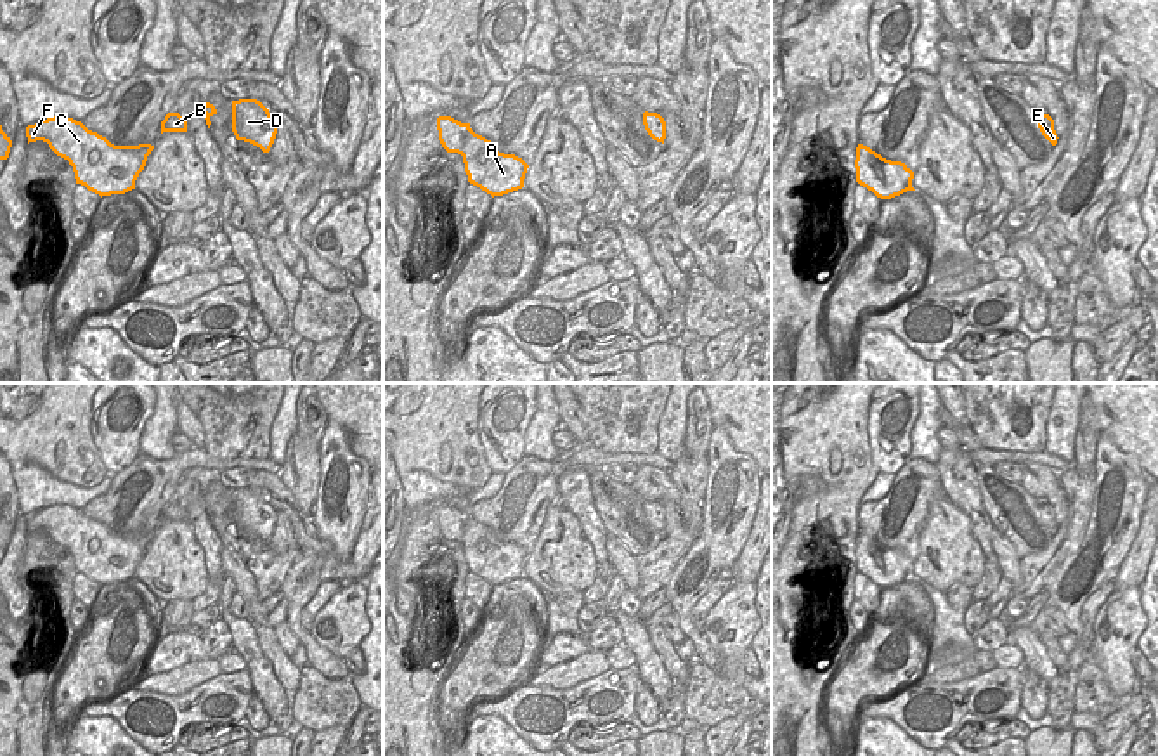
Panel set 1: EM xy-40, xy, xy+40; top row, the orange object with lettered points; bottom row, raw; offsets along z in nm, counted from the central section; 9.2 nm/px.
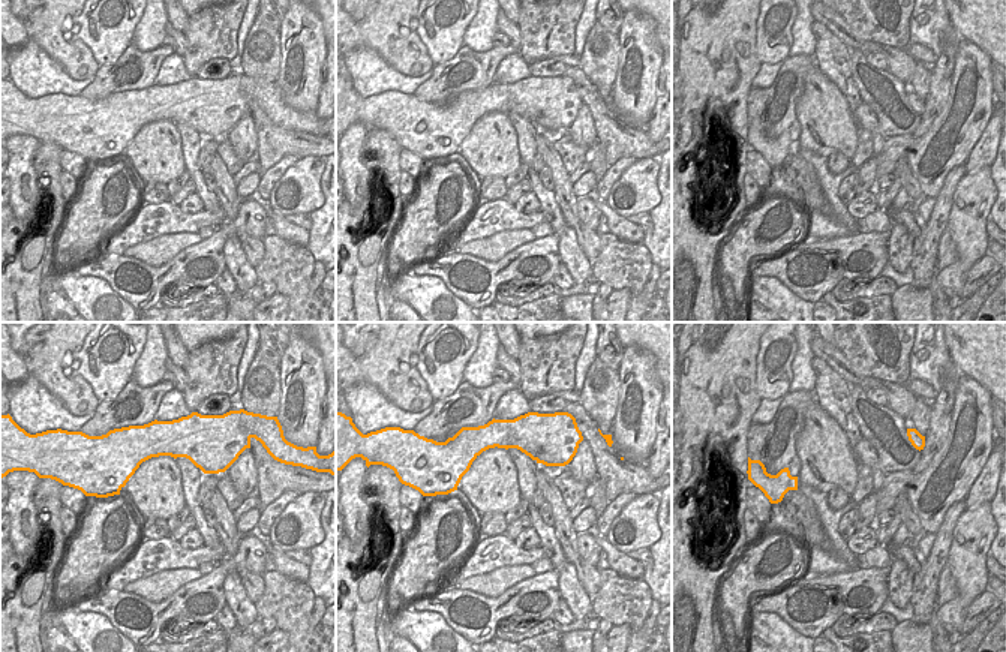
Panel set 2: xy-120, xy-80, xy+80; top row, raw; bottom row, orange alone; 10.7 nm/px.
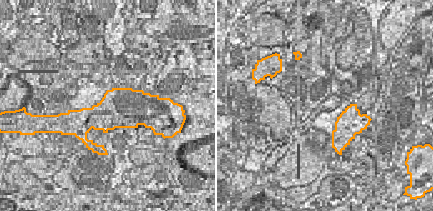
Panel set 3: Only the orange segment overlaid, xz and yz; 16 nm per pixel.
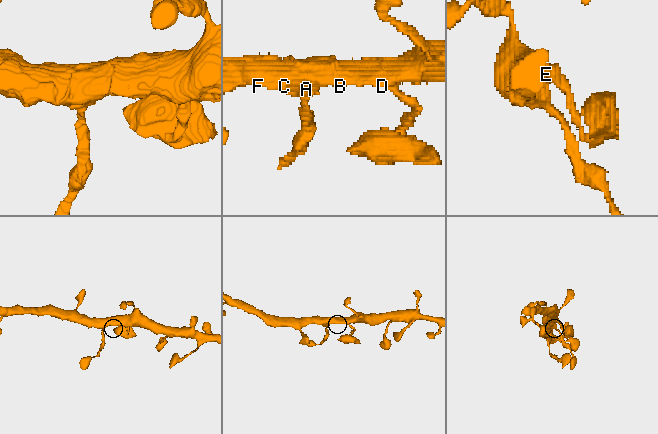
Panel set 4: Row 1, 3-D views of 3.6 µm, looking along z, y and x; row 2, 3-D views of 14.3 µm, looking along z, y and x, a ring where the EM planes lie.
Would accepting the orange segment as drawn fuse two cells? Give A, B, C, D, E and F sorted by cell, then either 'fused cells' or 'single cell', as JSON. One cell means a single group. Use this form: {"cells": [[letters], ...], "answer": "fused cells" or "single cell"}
{"cells": [["A", "B", "C", "D", "E", "F"]], "answer": "single cell"}

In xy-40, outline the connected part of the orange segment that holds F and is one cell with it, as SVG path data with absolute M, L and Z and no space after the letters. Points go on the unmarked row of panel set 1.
M54 505L26 515L28 532L43 529L73 555L76 572L102 584L125 583L135 577L151 532L114 534L81 510Z

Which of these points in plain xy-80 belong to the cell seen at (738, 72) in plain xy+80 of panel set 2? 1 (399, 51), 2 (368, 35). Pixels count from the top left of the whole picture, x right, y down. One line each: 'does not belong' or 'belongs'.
1: belongs
2: belongs

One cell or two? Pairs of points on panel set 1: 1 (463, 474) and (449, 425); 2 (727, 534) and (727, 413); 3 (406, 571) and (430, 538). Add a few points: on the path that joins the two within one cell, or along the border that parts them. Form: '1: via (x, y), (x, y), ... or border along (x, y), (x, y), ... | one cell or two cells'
1: via (463, 462), (461, 437) | one cell
2: border along (715, 425), (725, 432), (739, 451), (753, 460) | two cells
3: via (411, 562), (423, 547) | one cell

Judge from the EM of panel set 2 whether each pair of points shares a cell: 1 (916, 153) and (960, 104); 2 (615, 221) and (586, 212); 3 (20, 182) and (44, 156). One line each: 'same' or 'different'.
1: same
2: different
3: different

